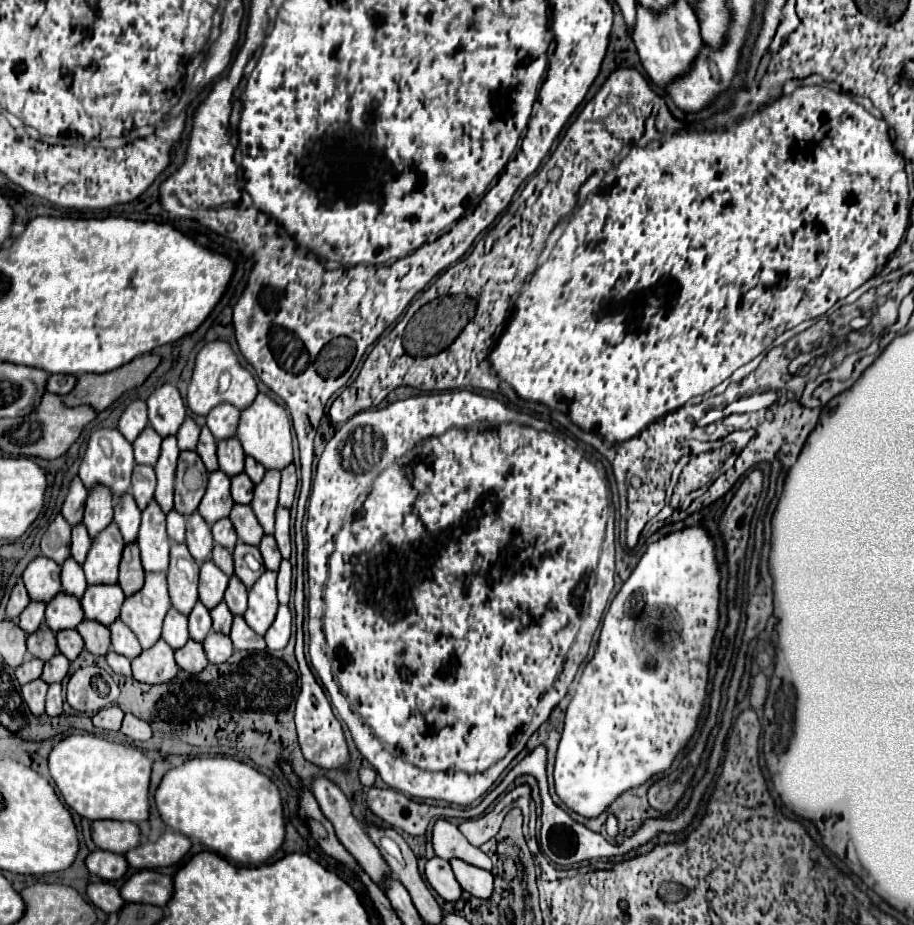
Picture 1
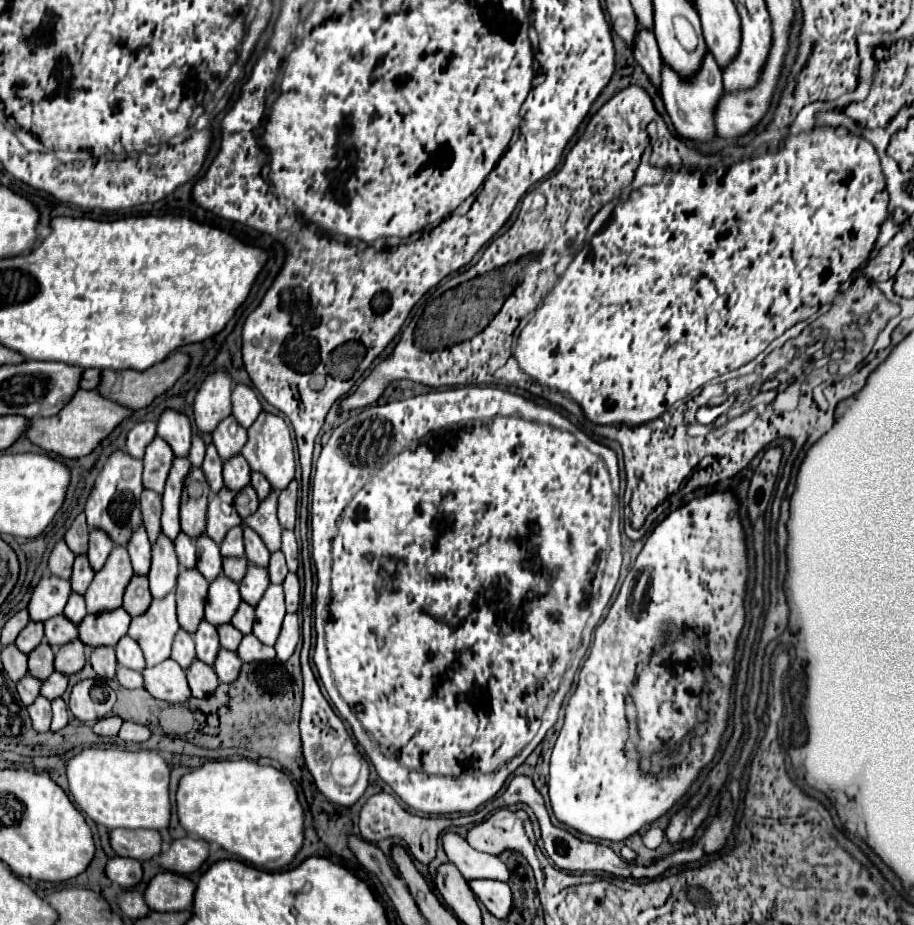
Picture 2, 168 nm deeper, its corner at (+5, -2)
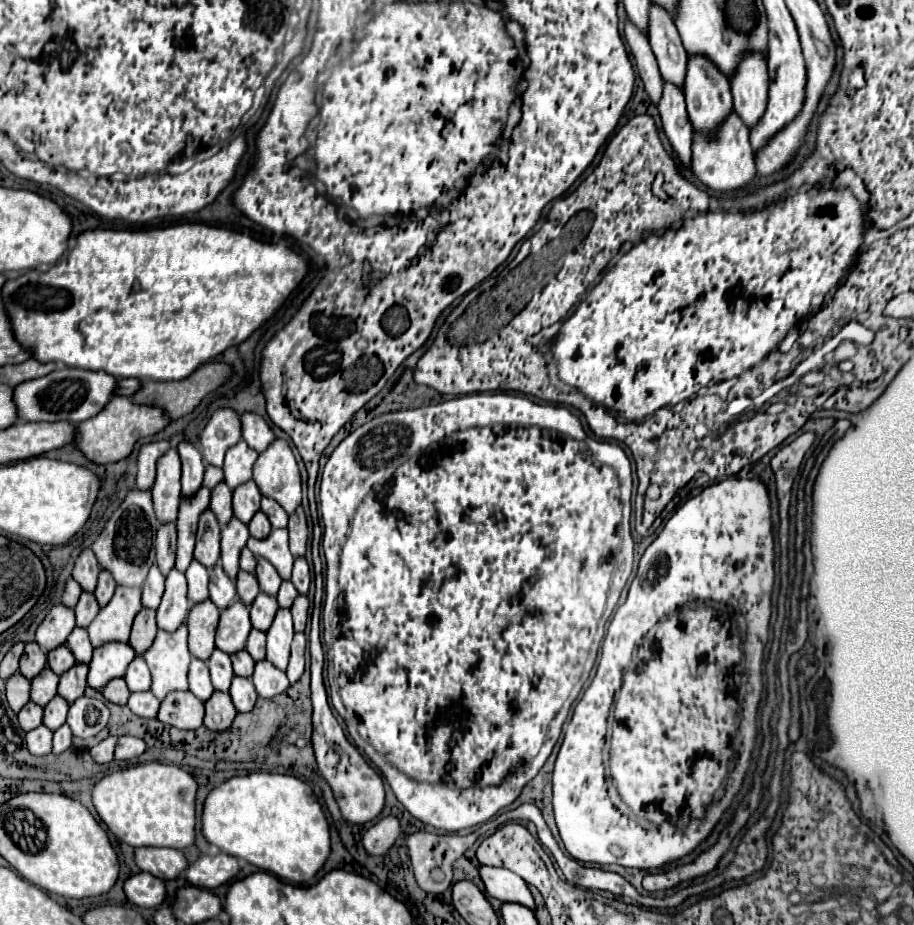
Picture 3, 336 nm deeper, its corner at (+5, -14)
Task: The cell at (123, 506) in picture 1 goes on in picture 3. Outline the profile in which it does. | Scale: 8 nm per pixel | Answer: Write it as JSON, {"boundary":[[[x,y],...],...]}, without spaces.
{"boundary":[[[156,563],[150,567],[148,577],[142,585],[142,605],[156,609],[160,605],[160,595],[164,593],[164,575],[156,567]]]}

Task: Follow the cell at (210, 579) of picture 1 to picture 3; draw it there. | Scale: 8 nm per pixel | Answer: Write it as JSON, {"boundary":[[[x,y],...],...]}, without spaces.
{"boundary":[[[234,601],[220,613],[220,623],[216,629],[216,647],[232,655],[232,651],[244,649],[244,639],[252,629],[248,607],[240,601]]]}

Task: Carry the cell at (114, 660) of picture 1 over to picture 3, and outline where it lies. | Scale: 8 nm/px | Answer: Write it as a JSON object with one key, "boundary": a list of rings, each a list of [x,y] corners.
{"boundary":[[[140,691],[140,693],[130,693],[128,697],[128,707],[140,715],[140,717],[156,717],[156,711],[160,707],[160,701],[152,695],[152,691]]]}

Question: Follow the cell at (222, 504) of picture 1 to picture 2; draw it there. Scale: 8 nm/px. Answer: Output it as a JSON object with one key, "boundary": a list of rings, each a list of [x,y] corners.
{"boundary":[[[224,487],[216,497],[210,499],[206,535],[220,545],[220,539],[224,539],[228,529],[232,529],[240,523],[242,523],[242,519],[234,509],[234,493]]]}

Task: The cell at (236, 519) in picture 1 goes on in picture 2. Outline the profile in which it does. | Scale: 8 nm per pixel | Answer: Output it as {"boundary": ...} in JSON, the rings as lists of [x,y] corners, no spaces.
{"boundary":[[[242,525],[244,529],[244,545],[246,545],[246,559],[258,567],[268,567],[268,559],[270,559],[270,551],[264,547],[264,543],[260,543],[260,537],[246,525]]]}

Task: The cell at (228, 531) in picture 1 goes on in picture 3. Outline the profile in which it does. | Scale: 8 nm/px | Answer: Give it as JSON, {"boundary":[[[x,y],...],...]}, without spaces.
{"boundary":[[[244,547],[240,553],[240,569],[248,571],[248,573],[254,573],[254,569],[256,569],[256,557],[252,551],[248,551],[248,547]]]}

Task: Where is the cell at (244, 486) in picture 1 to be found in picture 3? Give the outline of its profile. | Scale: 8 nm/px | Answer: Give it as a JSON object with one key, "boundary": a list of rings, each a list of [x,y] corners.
{"boundary":[[[258,511],[258,513],[250,519],[250,523],[248,523],[248,531],[250,531],[250,535],[256,537],[256,539],[264,539],[264,535],[268,535],[270,529],[272,529],[272,525],[270,525],[268,517],[266,517],[262,511]]]}

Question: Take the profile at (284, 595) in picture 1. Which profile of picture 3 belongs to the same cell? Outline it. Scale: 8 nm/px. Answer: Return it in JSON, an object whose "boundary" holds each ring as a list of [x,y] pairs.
{"boundary":[[[298,595],[292,605],[292,619],[294,619],[294,631],[304,631],[306,617],[308,617],[308,599],[306,595]]]}

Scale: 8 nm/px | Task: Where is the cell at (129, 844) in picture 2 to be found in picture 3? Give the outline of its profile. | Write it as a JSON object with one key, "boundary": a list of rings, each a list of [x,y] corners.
{"boundary":[[[136,847],[134,849],[136,865],[160,879],[174,879],[178,877],[184,867],[188,865],[184,855],[178,849],[162,849],[162,847]]]}

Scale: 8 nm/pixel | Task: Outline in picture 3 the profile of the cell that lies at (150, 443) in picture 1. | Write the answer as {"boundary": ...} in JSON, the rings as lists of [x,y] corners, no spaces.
{"boundary":[[[170,447],[156,463],[156,481],[152,485],[154,513],[160,523],[176,519],[180,495],[180,457],[176,447]]]}

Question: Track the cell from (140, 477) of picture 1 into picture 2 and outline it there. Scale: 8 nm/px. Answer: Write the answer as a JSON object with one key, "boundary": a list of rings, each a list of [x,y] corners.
{"boundary":[[[144,489],[142,499],[140,499],[140,507],[142,507],[142,517],[144,517],[144,527],[148,531],[148,537],[152,543],[156,543],[160,531],[160,495],[156,495],[154,491]]]}

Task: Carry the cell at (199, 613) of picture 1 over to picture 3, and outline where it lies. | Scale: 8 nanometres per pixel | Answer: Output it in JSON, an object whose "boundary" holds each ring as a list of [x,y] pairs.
{"boundary":[[[214,649],[210,659],[208,659],[208,669],[210,669],[210,677],[212,677],[212,685],[214,689],[218,691],[228,691],[228,683],[234,675],[232,671],[232,663],[230,663],[230,655],[220,651],[220,649]]]}

